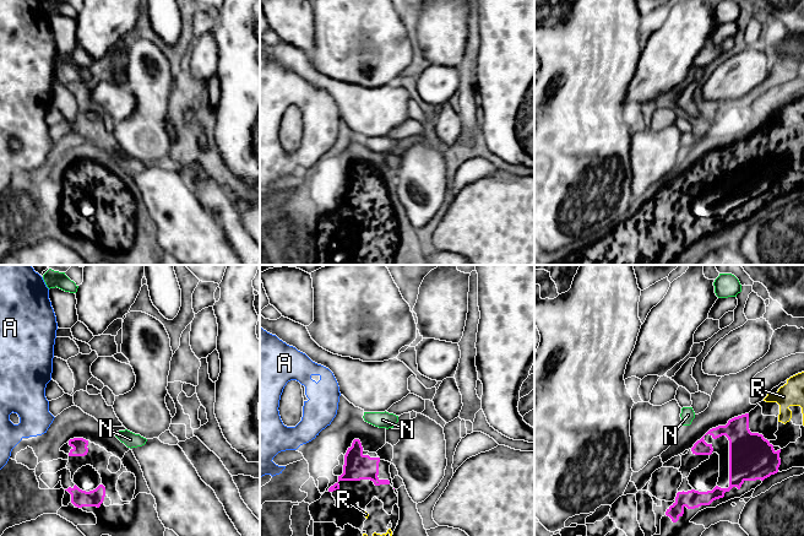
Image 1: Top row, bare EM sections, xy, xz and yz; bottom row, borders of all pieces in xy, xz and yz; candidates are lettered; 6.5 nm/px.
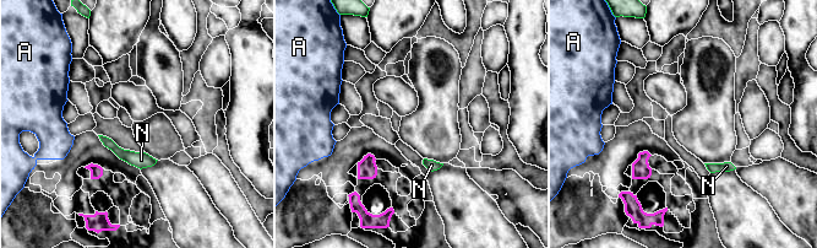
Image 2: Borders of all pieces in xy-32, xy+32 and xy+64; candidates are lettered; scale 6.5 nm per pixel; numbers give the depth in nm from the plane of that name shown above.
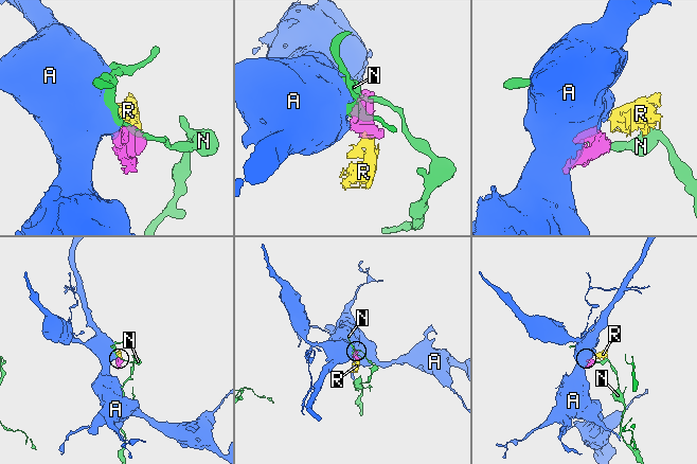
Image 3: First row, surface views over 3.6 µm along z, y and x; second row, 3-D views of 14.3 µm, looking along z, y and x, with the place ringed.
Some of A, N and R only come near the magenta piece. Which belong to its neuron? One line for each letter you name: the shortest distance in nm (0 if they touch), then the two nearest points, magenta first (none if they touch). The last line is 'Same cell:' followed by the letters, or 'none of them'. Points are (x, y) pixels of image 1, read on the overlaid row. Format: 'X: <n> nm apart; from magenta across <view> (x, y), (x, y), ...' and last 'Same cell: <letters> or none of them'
R: 140 nm apart; from magenta across yz (748, 413), (764, 400)
Same cell: R

